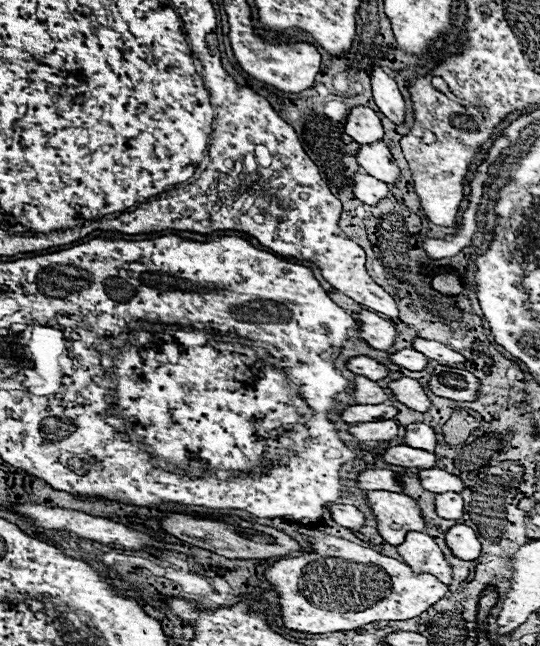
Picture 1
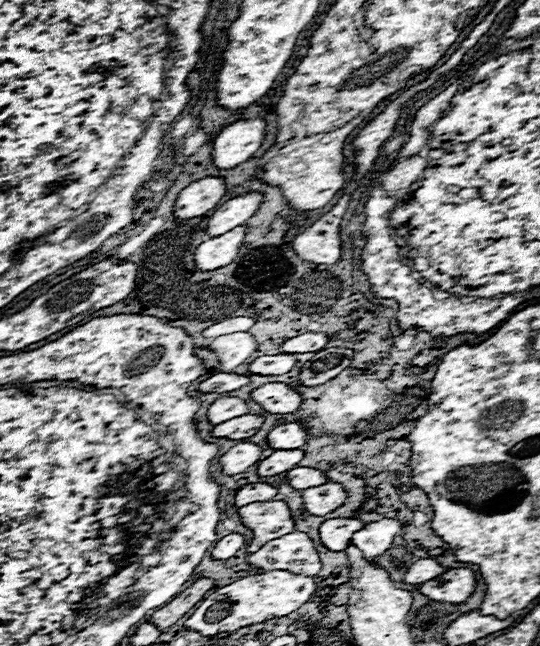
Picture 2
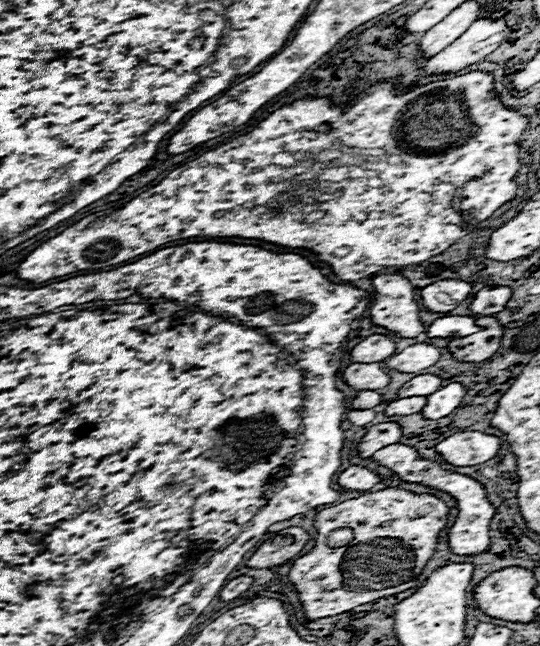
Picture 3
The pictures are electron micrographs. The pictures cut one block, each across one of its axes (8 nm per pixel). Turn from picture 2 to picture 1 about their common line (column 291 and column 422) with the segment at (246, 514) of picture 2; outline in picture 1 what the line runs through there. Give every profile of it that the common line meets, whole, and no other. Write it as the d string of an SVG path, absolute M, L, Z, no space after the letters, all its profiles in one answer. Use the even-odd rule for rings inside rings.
M376 490L368 492L368 504L376 514L378 532L382 538L398 546L404 542L408 532L424 532L424 518L422 510L416 500L406 494Z

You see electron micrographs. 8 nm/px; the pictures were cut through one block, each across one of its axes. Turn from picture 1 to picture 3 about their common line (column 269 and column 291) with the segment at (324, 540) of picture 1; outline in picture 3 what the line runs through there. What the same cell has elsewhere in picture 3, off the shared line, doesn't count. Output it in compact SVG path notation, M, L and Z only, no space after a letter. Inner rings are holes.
M396 486L364 492L358 498L320 510L314 520L318 530L316 546L306 556L294 560L294 566L288 572L290 582L294 582L300 592L306 616L310 620L336 616L376 598L416 588L424 564L436 552L438 534L446 528L448 514L450 508L444 500L432 494L414 494ZM342 526L354 530L354 540L348 546L330 548L326 544L330 530Z

